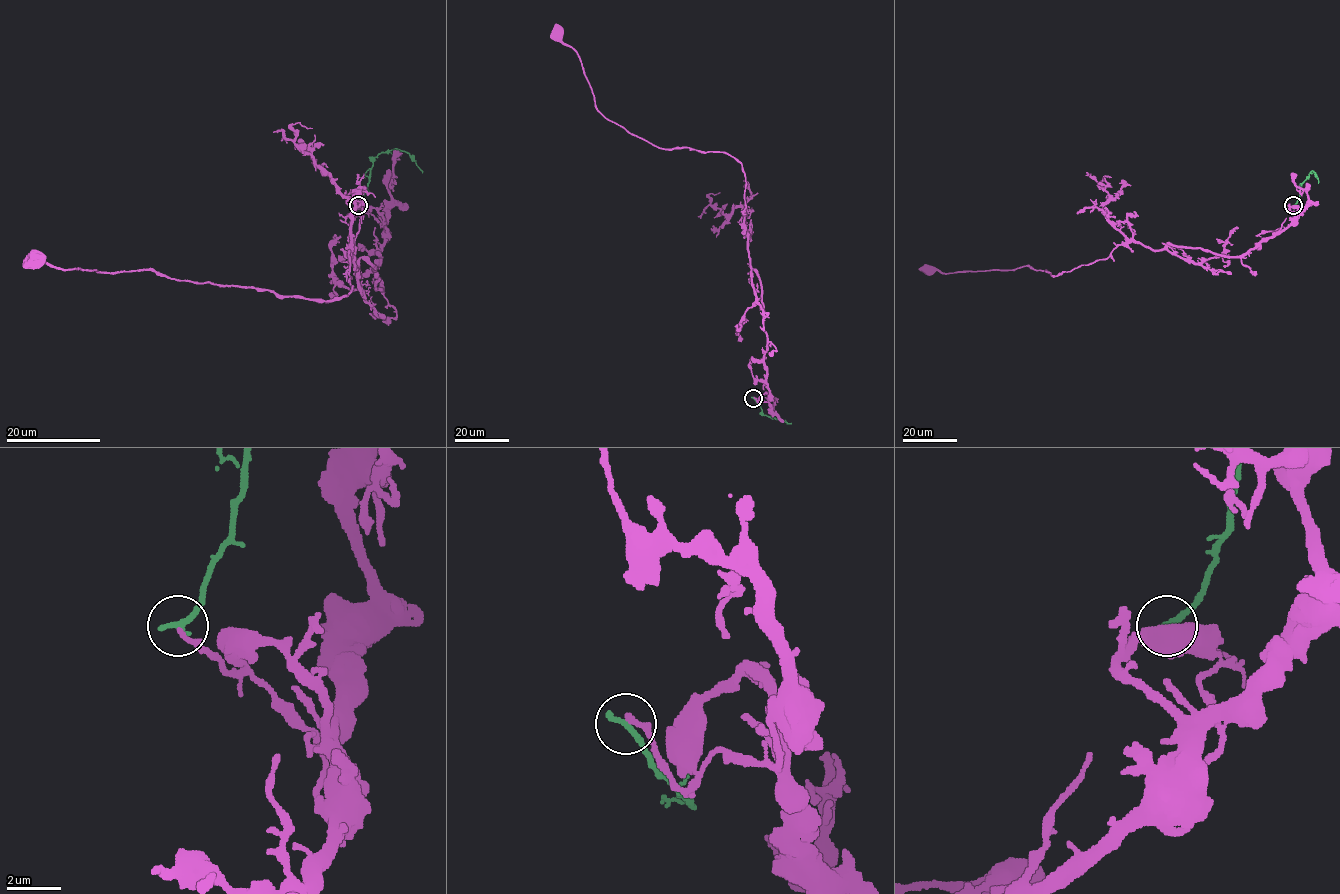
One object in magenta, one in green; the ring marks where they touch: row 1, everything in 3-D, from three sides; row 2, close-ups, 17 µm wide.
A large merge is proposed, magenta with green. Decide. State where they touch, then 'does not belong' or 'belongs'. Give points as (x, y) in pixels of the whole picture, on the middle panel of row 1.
at (753, 398); does not belong

